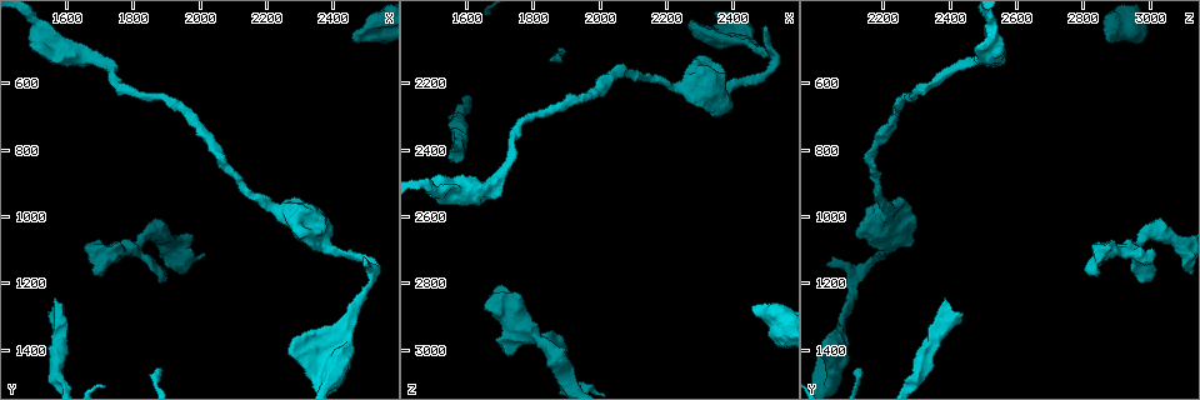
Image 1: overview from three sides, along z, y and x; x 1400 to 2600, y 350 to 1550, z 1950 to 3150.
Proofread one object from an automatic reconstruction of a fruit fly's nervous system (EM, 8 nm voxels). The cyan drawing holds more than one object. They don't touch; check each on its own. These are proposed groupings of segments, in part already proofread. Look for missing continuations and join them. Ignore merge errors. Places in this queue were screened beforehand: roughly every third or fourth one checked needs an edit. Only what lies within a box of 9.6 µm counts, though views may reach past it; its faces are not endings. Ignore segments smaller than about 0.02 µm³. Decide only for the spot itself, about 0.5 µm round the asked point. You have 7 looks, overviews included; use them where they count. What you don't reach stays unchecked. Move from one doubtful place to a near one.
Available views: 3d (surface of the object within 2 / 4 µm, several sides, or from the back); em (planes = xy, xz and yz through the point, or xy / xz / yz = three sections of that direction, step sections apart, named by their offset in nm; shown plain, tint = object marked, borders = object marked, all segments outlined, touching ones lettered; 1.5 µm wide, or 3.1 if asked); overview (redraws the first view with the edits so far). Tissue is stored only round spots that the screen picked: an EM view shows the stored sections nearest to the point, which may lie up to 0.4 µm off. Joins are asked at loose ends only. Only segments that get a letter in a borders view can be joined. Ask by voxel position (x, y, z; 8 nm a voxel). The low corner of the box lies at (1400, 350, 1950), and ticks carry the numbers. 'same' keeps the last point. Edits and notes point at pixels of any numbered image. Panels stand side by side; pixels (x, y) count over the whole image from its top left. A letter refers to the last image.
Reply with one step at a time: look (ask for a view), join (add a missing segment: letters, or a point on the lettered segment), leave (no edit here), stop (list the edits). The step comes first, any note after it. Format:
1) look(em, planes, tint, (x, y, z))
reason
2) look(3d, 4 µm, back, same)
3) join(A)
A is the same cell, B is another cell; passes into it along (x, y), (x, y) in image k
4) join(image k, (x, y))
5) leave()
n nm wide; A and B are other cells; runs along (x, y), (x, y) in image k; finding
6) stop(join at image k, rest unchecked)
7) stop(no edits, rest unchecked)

look(3d, 2 µm, (1740, 1080, 2830))
branch stops here

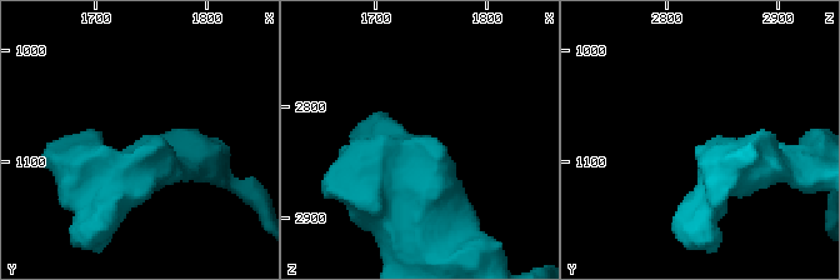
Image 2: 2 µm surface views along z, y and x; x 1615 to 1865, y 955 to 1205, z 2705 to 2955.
look(em, planes, borders, (1746, 1084, 2830))

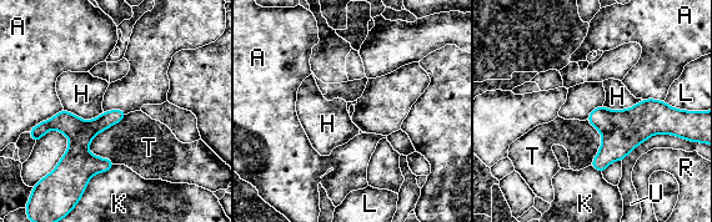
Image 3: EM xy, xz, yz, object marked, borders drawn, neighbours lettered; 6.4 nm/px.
leave()
A, H, K, L, R, T and U are other cells; runs along (121, 115), (96, 126), (40, 129) in image 3; none of them fits

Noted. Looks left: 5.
look(em, planes, plain, (1880, 1200, 2960))
free end

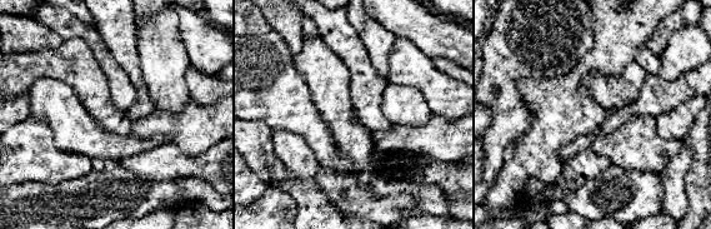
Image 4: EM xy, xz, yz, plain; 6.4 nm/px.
look(em, planes, borders, same)
what lies round it

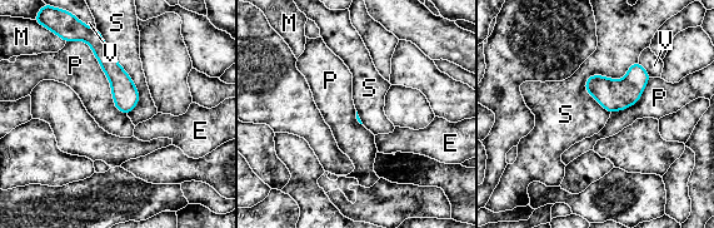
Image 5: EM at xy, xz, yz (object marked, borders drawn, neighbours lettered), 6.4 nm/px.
leave()
E, M, P, S and V are other cells; no lettered segment goes on from it

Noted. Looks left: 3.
look(em, xz, step 8, tint, (1540, 1280, 2430))
an open end

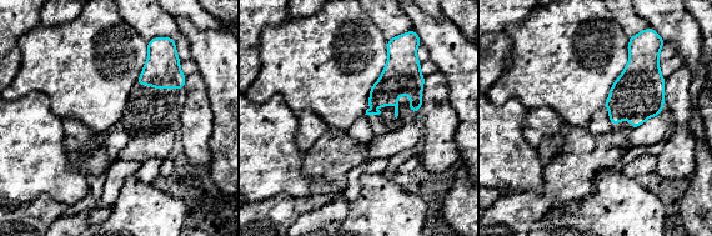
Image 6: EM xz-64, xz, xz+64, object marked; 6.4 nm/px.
look(em, planes, tint, same)
another direction

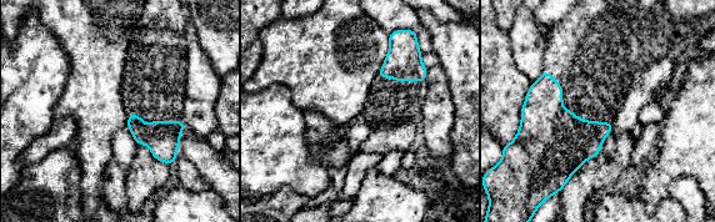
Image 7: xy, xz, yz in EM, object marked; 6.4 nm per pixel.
look(em, planes, borders, same)

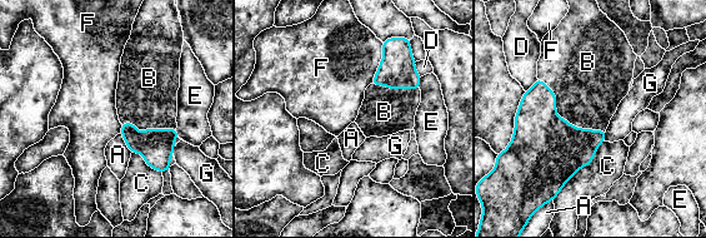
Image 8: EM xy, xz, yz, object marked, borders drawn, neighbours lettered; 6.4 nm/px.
join(B)
B is the same cell, A, C, D, E, F and G are other cells; the neuron continues

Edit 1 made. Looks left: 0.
stop(join at image 8, rest unchecked)

